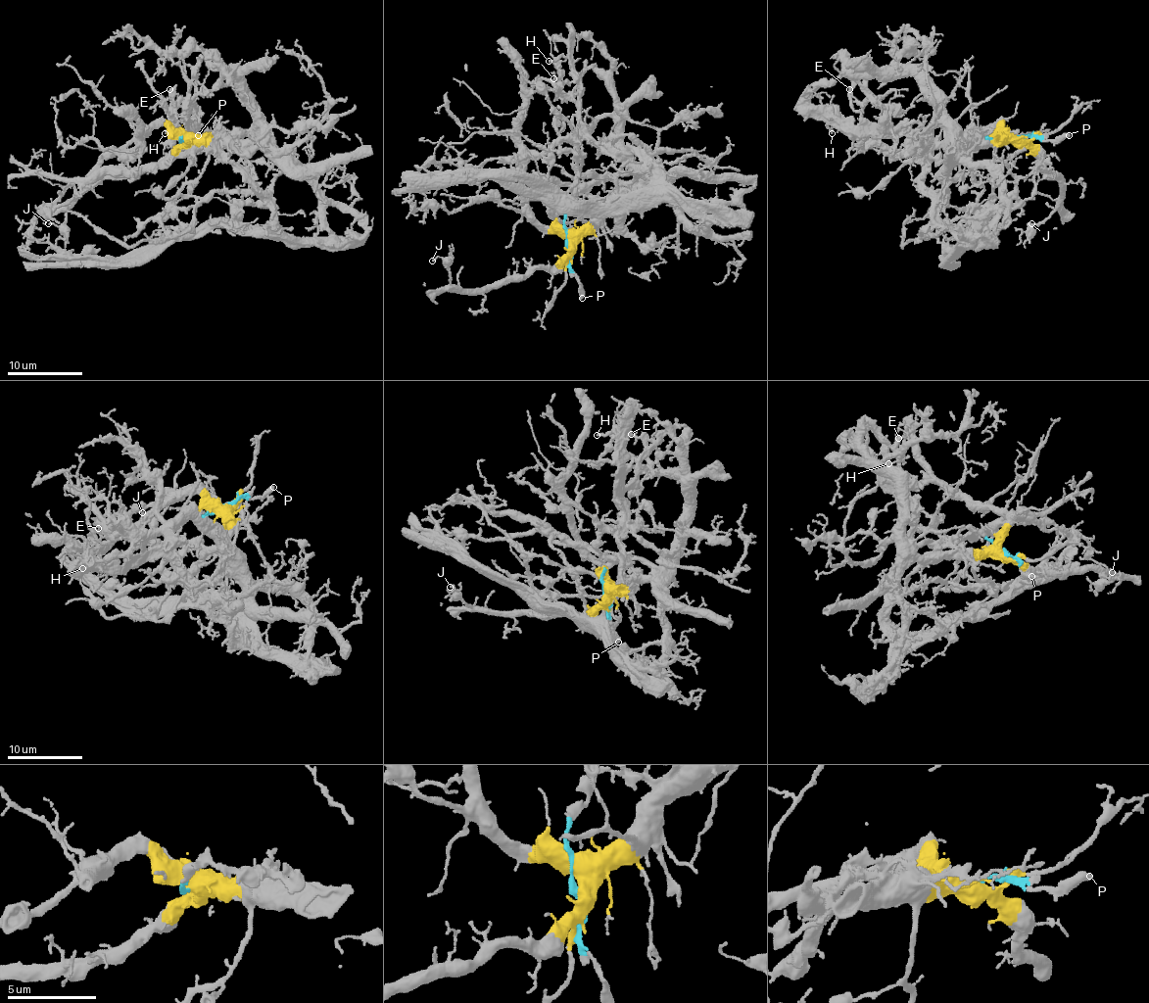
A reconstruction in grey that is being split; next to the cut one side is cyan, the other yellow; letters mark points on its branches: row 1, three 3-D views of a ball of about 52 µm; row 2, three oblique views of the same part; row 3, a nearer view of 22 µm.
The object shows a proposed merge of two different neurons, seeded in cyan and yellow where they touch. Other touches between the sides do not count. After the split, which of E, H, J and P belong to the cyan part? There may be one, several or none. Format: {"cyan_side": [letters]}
{"cyan_side": ["E", "H", "P"]}

